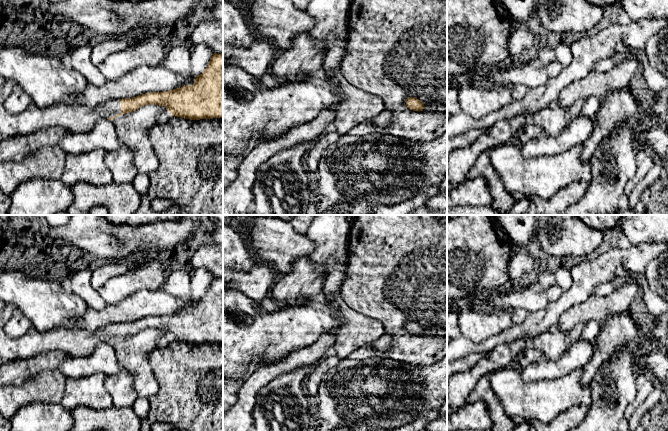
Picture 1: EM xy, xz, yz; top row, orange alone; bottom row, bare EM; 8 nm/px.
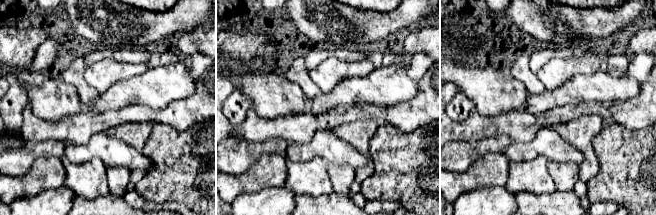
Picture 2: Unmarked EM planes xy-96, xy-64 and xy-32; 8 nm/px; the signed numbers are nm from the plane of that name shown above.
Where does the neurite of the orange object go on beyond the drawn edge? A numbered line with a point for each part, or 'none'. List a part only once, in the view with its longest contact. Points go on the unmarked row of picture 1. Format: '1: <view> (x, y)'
1: xy (75, 342)

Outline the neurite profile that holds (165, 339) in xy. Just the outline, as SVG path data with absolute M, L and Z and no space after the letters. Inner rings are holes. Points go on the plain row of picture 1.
M165 333L157 340L156 344L158 348L164 348L165 346L169 345L171 342L172 338Z

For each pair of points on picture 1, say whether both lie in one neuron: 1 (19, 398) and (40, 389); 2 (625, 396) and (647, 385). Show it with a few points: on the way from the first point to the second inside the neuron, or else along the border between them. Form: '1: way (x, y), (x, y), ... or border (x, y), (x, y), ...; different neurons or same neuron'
1: way (24, 394), (35, 390); same neuron
2: border (644, 376), (639, 381), (635, 398), (629, 404); different neurons

